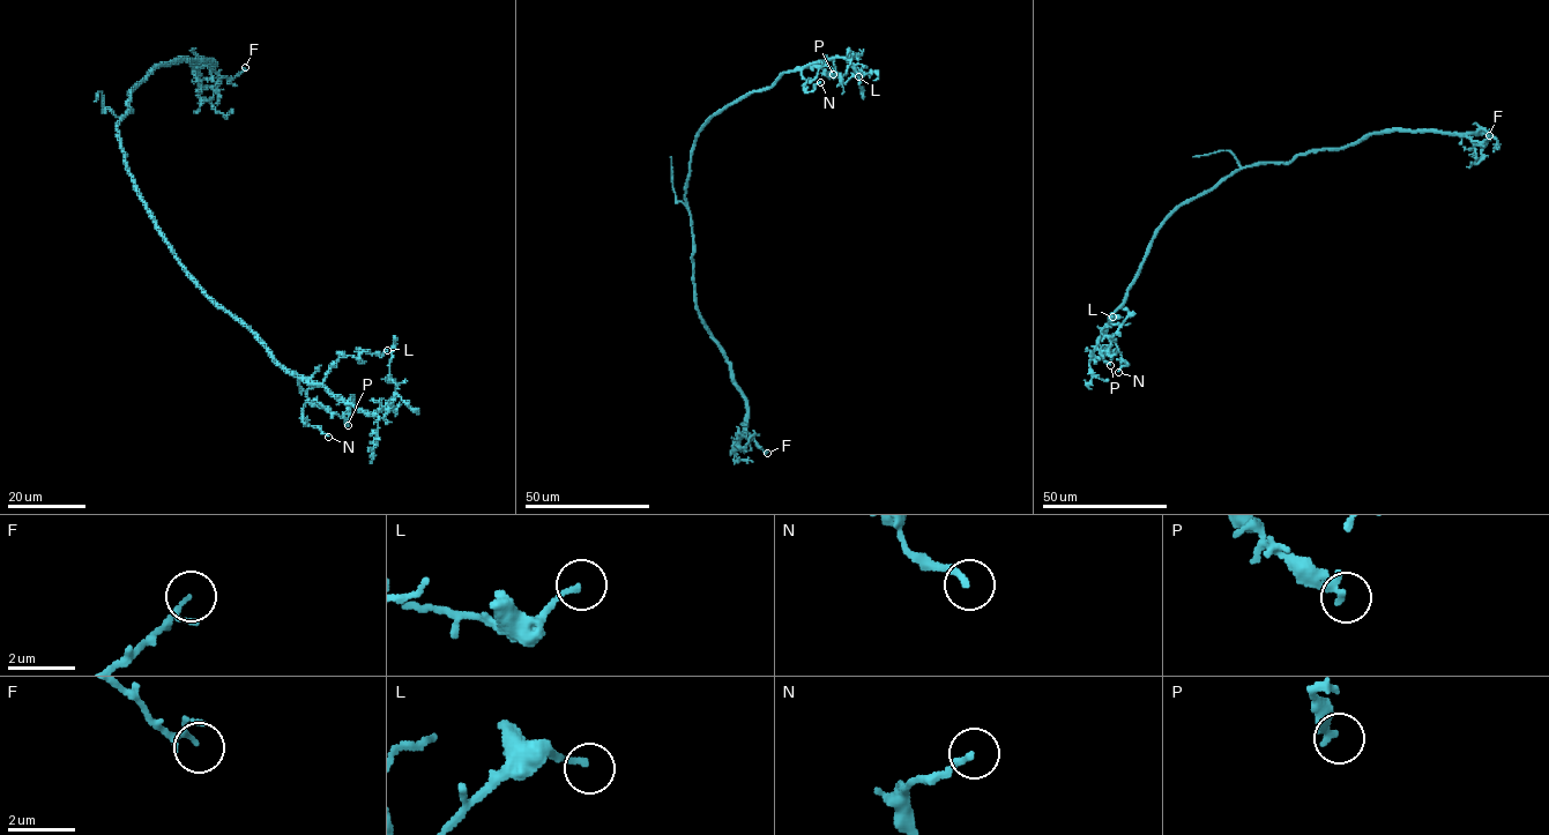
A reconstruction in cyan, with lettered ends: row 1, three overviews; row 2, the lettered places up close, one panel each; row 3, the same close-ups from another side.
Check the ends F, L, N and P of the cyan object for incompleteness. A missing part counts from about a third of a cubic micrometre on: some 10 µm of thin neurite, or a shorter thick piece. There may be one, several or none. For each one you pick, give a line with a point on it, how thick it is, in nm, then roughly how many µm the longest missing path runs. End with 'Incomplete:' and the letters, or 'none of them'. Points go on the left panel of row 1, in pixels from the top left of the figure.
Incomplete: none of them

